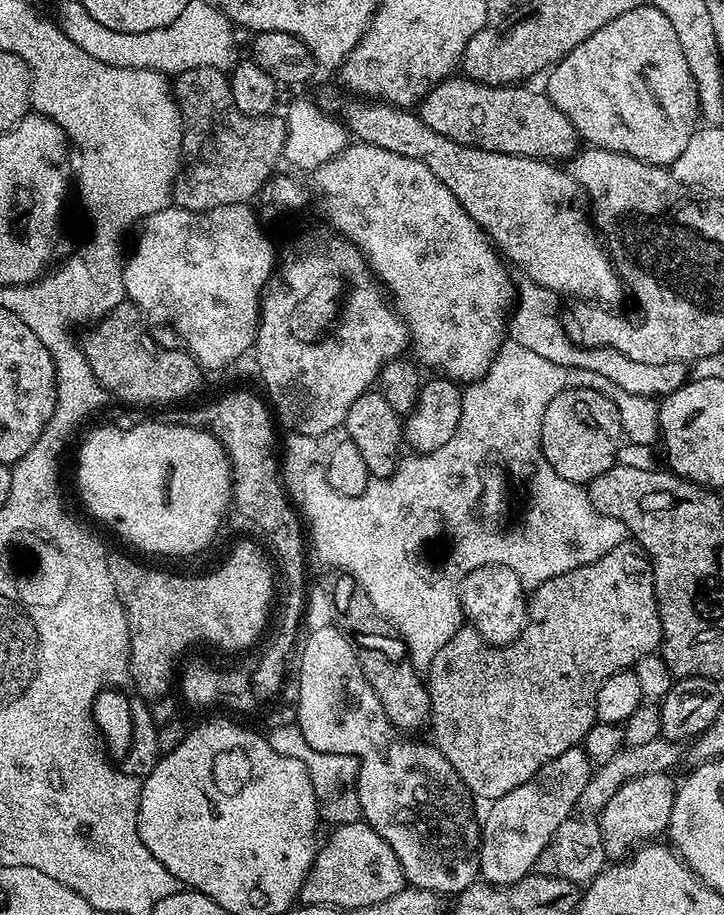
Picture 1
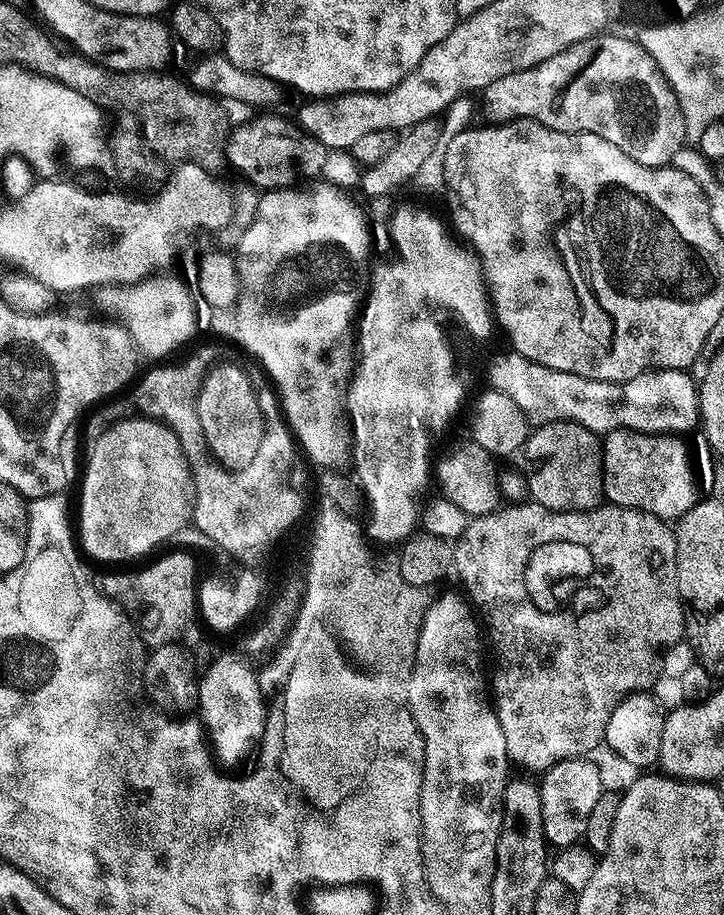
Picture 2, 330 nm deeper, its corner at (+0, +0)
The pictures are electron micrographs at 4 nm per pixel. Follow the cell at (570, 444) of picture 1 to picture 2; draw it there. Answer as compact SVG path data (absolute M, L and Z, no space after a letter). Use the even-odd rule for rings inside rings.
M578 422L541 424L522 449L528 459L528 495L555 512L589 512L604 500L604 449L599 435Z

